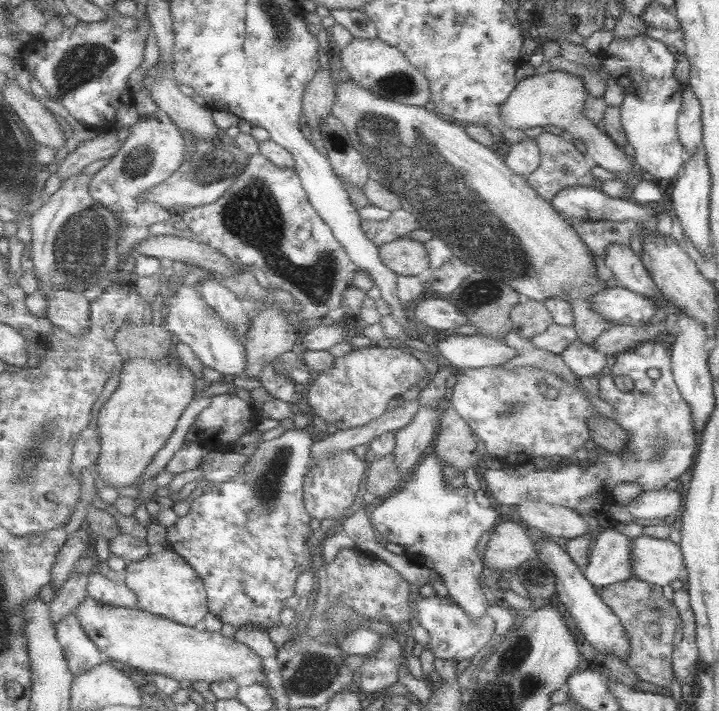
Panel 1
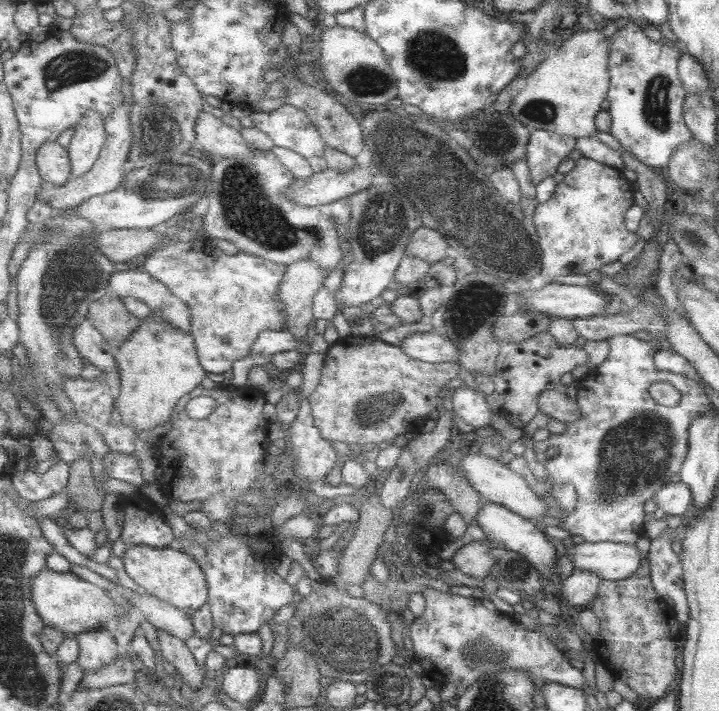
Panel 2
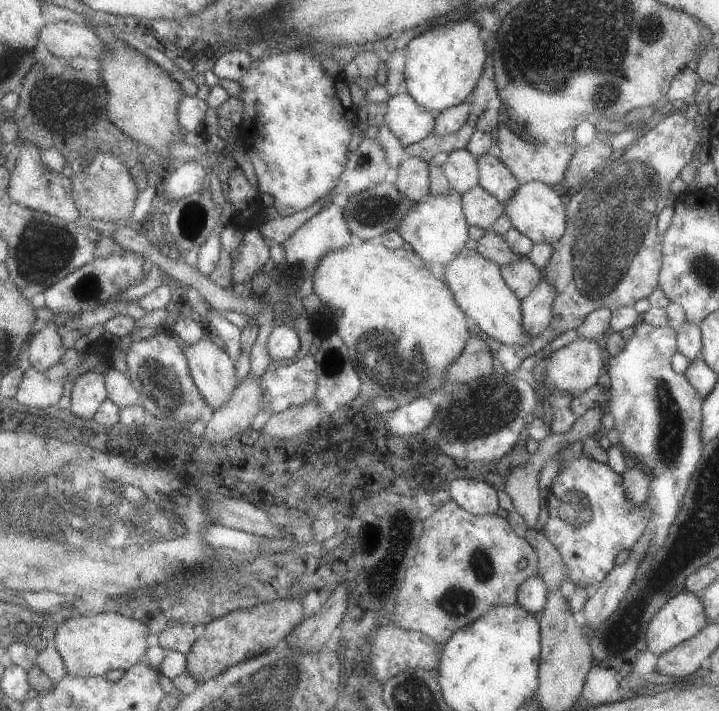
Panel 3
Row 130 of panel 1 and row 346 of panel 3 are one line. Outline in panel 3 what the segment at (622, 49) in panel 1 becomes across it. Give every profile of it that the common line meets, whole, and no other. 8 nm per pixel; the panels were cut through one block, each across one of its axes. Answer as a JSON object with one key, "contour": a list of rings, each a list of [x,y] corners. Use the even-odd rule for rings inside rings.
{"contour":[[[641,318],[641,322],[635,326],[633,336],[627,340],[627,346],[623,352],[615,358],[609,358],[607,370],[611,376],[611,406],[607,412],[615,418],[615,430],[619,432],[619,446],[623,452],[629,452],[637,464],[641,462],[643,468],[651,476],[651,496],[657,500],[655,514],[651,518],[651,524],[647,526],[647,532],[643,536],[643,542],[649,540],[651,554],[649,560],[657,554],[657,550],[667,540],[671,524],[677,520],[679,510],[683,508],[683,500],[687,498],[687,490],[691,484],[691,478],[695,470],[699,468],[699,458],[703,452],[703,400],[699,398],[699,390],[691,384],[687,374],[679,374],[673,370],[671,360],[679,352],[679,332],[673,330],[669,324],[665,328],[657,328]]]}

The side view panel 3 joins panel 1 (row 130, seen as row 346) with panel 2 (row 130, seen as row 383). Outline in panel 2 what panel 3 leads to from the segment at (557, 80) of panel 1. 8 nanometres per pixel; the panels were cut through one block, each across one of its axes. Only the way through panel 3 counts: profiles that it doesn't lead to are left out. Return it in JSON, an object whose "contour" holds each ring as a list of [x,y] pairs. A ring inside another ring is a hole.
{"contour":[[[599,30],[577,32],[525,80],[525,88],[513,98],[507,116],[523,122],[531,132],[551,130],[577,140],[599,134],[597,116],[611,90],[611,42]]]}

